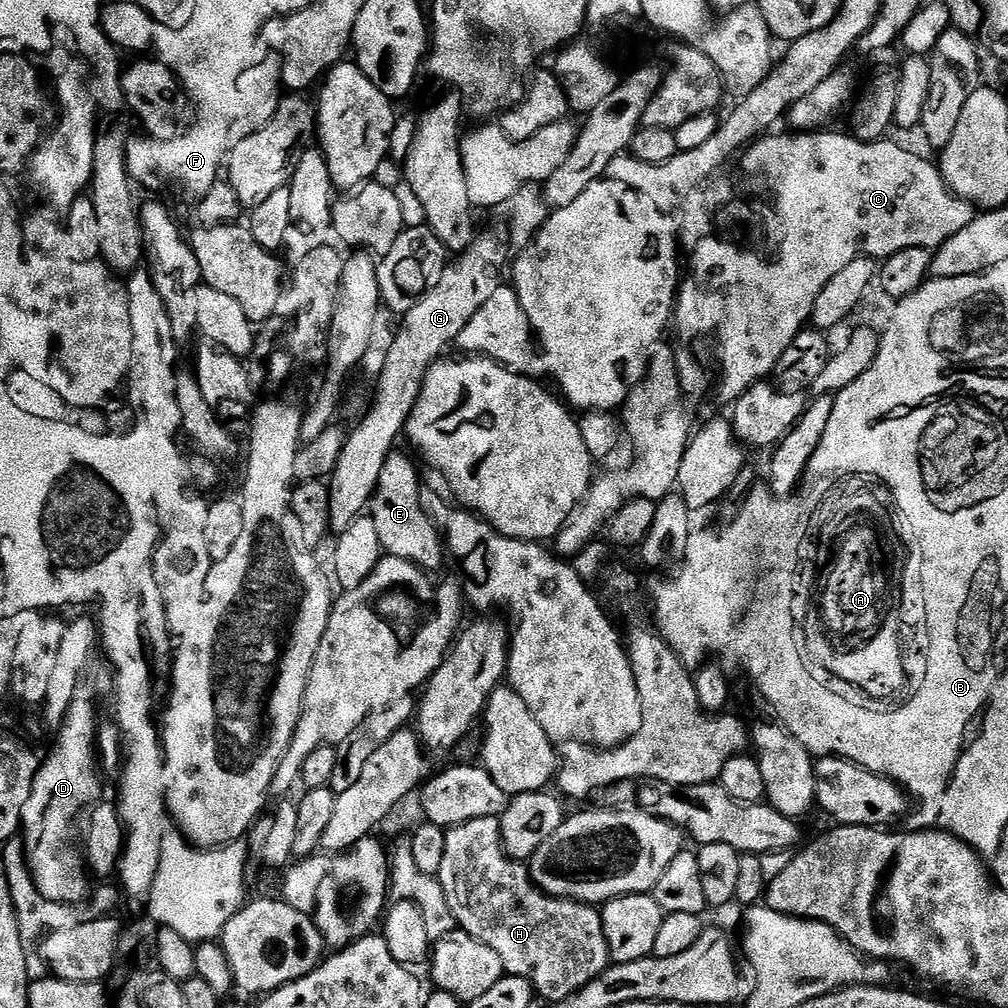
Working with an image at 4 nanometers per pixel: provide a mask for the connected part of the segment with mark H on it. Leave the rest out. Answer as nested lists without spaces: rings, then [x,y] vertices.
[[[497,817],[474,818],[470,822],[447,829],[446,854],[442,861],[442,870],[440,871],[438,879],[442,890],[446,894],[446,902],[450,902],[450,910],[454,914],[457,925],[478,942],[490,946],[490,950],[494,950],[494,954],[498,954],[498,958],[502,958],[502,966],[507,975],[526,978],[532,983],[533,993],[535,993],[539,999],[541,996],[542,999],[549,1000],[553,1005],[562,1002],[566,998],[570,998],[575,992],[582,990],[582,988],[590,982],[594,982],[594,978],[598,978],[609,968],[610,957],[608,954],[606,934],[604,933],[603,915],[601,915],[593,905],[583,904],[581,900],[567,900],[561,896],[547,896],[543,890],[532,881],[529,865],[519,860],[514,860],[508,855],[508,852],[504,848],[504,843],[502,842],[500,821]]]

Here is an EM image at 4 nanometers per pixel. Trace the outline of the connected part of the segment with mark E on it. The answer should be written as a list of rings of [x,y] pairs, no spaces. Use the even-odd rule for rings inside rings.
[[[393,450],[383,463],[382,474],[378,474],[378,486],[372,496],[370,515],[374,528],[378,530],[380,547],[387,555],[402,558],[421,570],[443,566],[446,549],[442,543],[442,532],[436,527],[422,492],[420,496],[420,472],[406,453]]]

